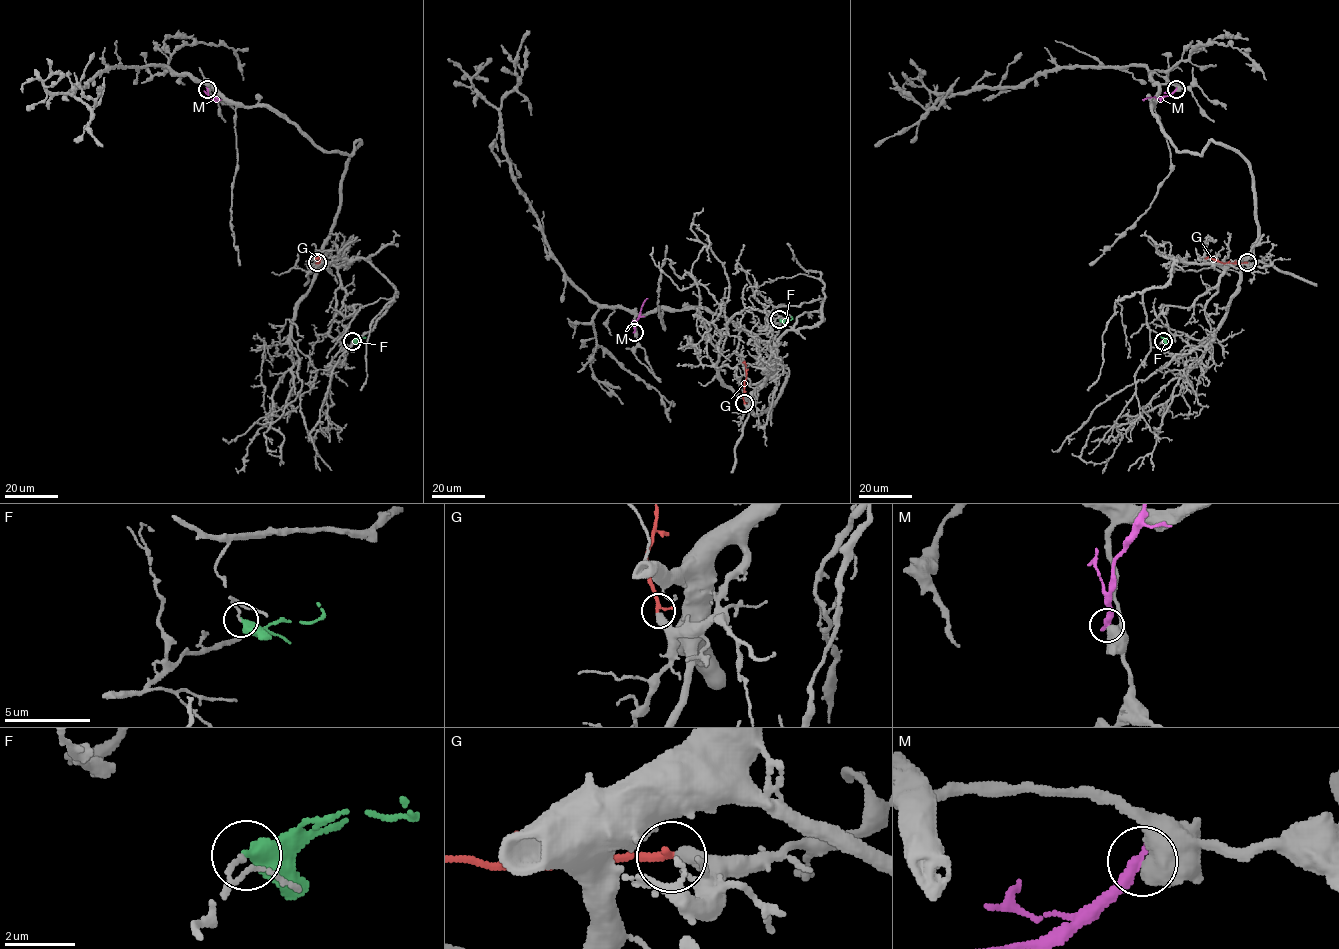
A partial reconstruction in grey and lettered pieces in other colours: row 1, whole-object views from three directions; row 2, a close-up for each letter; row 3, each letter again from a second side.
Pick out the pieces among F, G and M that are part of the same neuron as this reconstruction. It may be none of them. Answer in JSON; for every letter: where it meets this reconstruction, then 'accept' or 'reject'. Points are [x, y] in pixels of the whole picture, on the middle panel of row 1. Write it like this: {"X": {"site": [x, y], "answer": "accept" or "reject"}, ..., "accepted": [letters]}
{"F": {"site": [779, 319], "answer": "reject"}, "G": {"site": [744, 403], "answer": "accept"}, "M": {"site": [634, 332], "answer": "reject"}, "accepted": ["G"]}

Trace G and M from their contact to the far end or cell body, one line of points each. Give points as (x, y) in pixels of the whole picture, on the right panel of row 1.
G: (1247, 263), (1204, 259)
M: (1176, 89), (1161, 98), (1142, 99)

